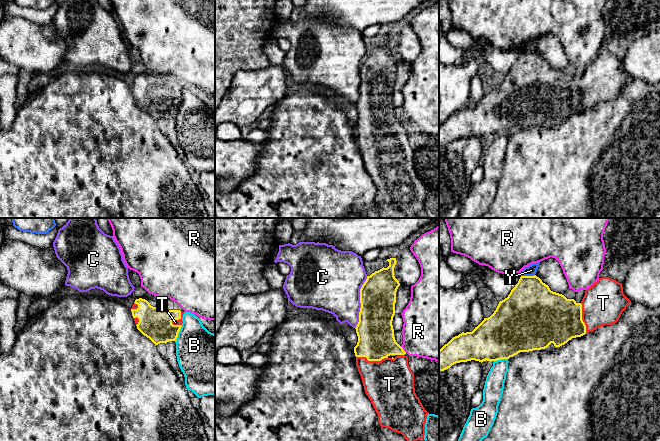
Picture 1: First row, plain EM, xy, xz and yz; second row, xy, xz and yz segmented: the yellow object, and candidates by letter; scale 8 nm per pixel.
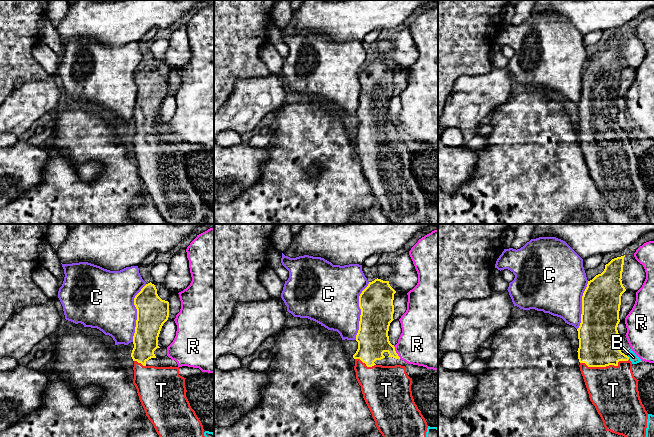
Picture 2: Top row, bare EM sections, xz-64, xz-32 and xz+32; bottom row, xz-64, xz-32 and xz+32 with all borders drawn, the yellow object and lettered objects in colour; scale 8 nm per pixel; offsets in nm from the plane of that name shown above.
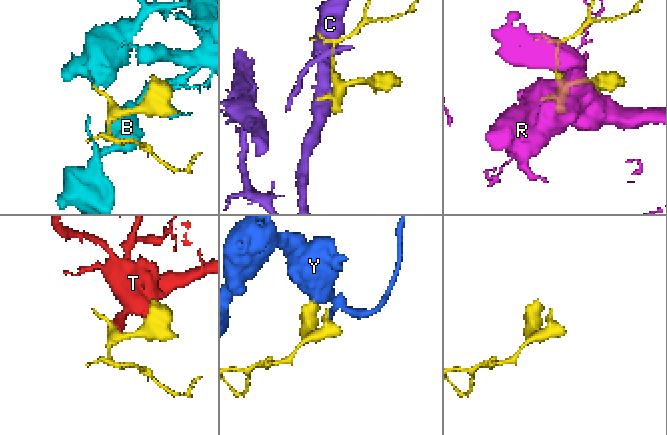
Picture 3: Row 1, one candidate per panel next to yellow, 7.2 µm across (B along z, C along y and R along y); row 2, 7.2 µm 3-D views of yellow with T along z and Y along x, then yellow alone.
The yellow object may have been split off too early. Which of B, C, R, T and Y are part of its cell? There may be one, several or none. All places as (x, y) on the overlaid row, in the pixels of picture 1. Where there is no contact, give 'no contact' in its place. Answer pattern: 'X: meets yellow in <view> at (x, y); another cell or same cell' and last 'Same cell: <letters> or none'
B: meets yellow in xy at (178, 332); another cell
C: meets yellow in xz at (360, 302); another cell
R: meets yellow in xz at (402, 349); another cell
T: meets yellow in xz at (372, 360); same cell
Y: meets yellow in yz at (527, 276); another cell
Same cell: T

